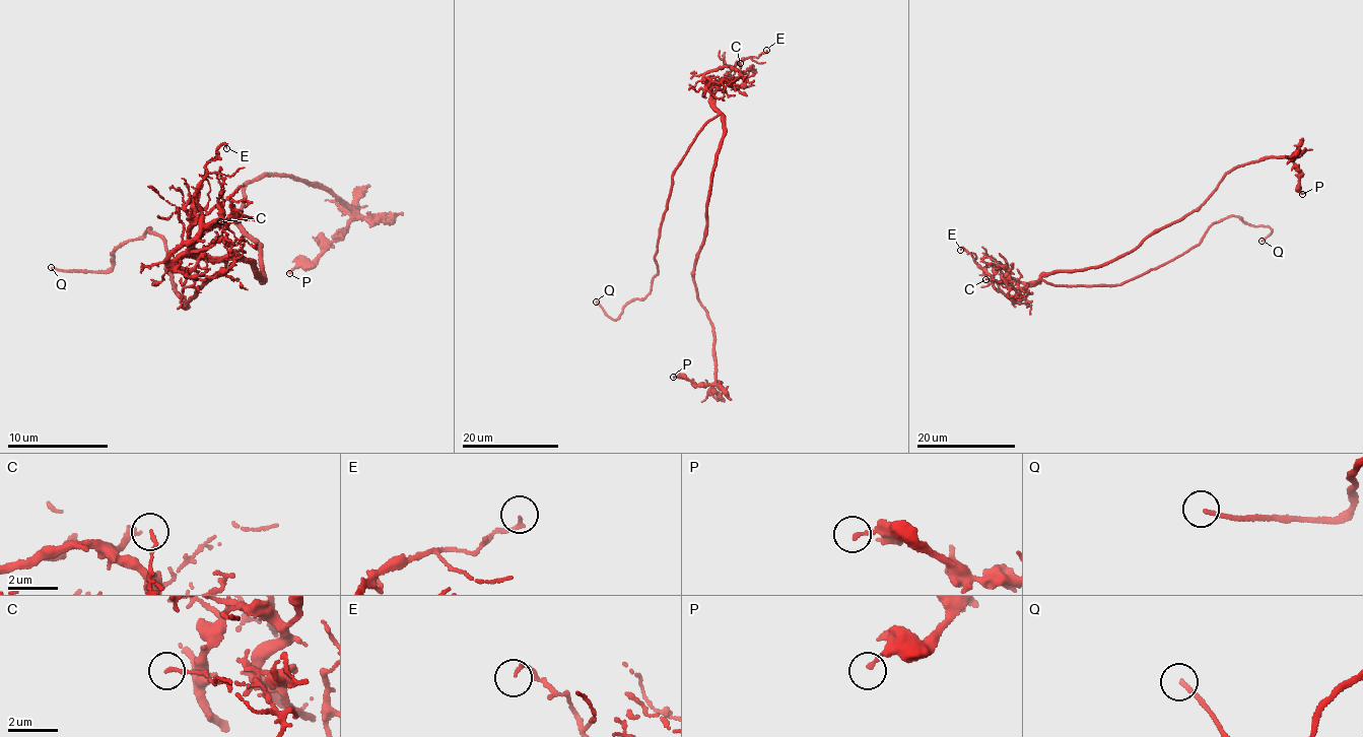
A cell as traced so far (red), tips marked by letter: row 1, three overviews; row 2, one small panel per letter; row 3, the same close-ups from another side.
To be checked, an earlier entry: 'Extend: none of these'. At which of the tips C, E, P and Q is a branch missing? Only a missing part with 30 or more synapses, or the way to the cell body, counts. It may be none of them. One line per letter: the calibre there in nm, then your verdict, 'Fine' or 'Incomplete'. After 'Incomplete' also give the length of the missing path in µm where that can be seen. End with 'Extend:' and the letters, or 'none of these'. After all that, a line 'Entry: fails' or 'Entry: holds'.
C: Thickness 90 nm. Fine
E: Thickness 120 nm. Fine
P: Thickness 160 nm. Fine
Q: Thickness 150 nm. Incomplete. Missing length about 15 µm
Extend: Q
Entry: fails

